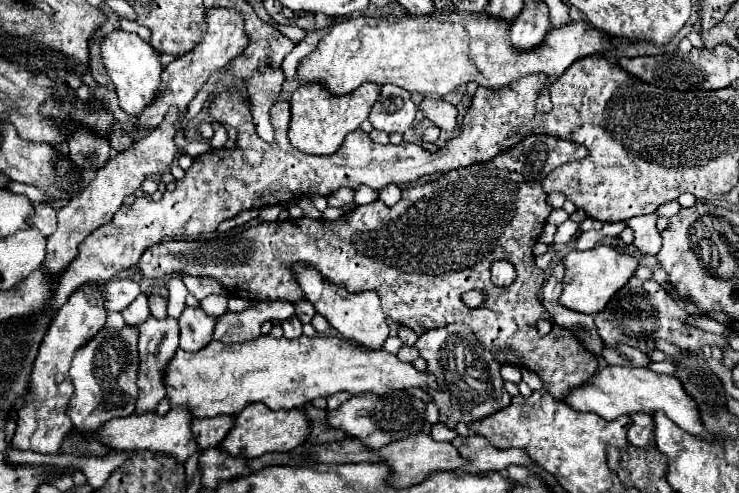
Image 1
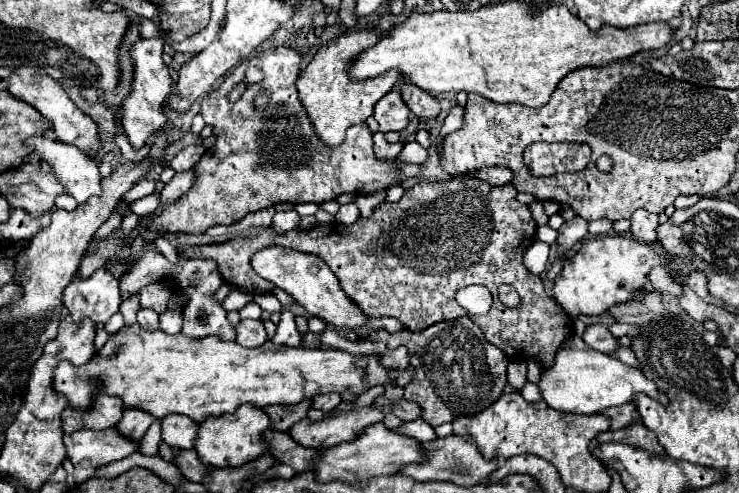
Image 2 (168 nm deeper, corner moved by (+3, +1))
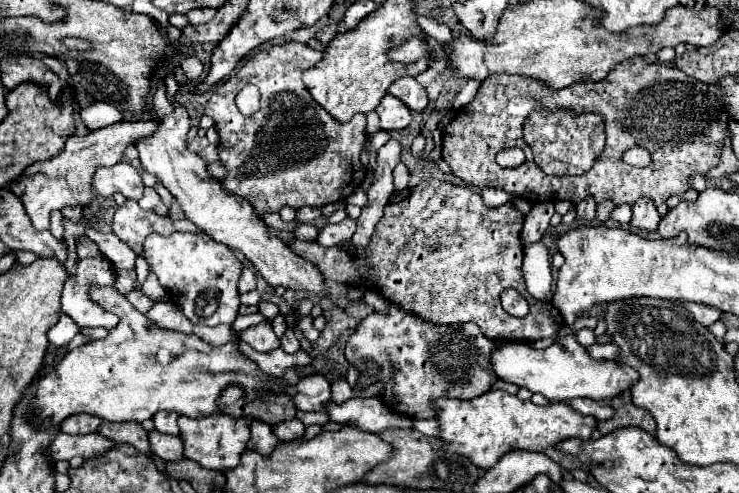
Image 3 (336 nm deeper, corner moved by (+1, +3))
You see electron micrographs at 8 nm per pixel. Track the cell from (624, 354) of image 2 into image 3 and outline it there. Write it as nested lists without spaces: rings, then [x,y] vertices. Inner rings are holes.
[[[594,343],[586,351],[592,359],[616,359],[618,355],[618,347],[610,347],[610,343]]]

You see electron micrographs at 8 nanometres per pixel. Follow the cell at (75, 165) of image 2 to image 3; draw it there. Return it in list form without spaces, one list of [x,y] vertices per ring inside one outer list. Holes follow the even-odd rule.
[[[120,163],[110,169],[102,167],[94,175],[94,193],[98,197],[112,197],[116,191],[120,191],[126,199],[142,199],[144,183],[130,163]]]

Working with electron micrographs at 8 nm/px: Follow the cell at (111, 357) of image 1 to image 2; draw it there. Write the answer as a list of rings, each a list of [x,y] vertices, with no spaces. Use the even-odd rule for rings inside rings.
[[[98,391],[92,397],[92,407],[84,409],[84,411],[76,411],[72,407],[66,407],[62,411],[62,429],[64,433],[74,433],[80,429],[108,429],[108,427],[116,427],[116,423],[122,419],[122,399],[112,397],[104,391]]]

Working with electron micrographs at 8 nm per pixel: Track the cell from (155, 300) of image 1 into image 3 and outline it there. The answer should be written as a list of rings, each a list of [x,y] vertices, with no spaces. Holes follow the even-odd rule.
[[[152,271],[148,273],[148,279],[146,279],[146,283],[142,285],[142,291],[144,291],[152,301],[160,301],[160,299],[166,295],[166,289],[160,285],[156,273],[152,273]]]

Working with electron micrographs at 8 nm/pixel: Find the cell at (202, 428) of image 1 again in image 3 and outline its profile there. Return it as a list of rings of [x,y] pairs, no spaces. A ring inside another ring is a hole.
[[[160,411],[154,415],[154,425],[156,425],[156,431],[160,433],[168,433],[168,435],[178,435],[178,413],[166,413],[166,411]]]

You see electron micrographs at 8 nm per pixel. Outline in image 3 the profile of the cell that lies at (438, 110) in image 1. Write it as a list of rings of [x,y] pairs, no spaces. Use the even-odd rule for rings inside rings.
[[[402,77],[400,81],[394,81],[388,87],[388,93],[398,97],[412,111],[424,111],[428,107],[426,89],[418,81],[414,81],[414,77]]]

